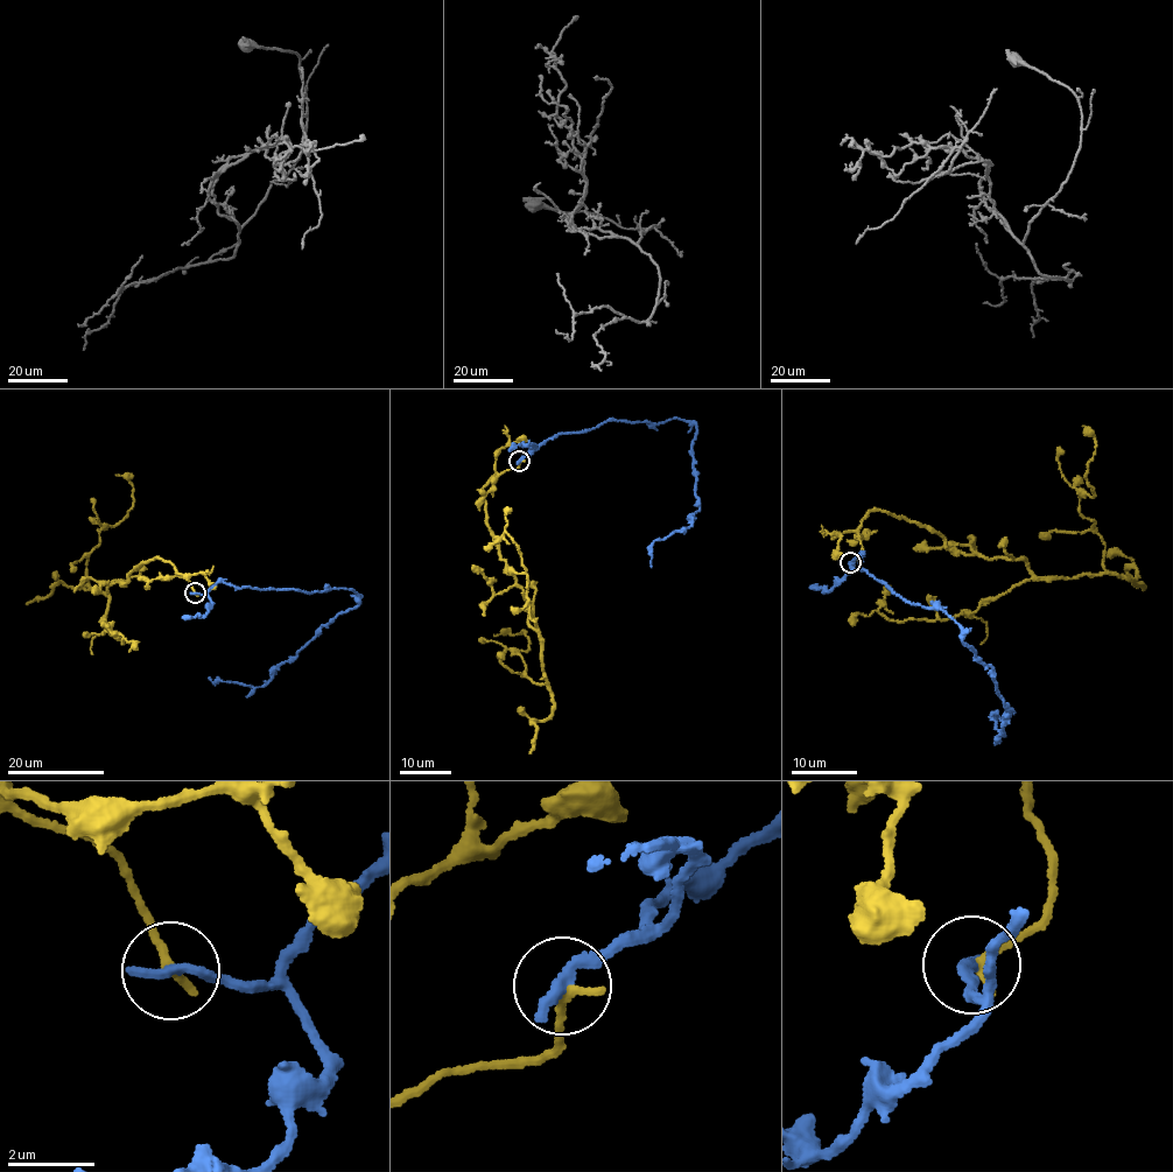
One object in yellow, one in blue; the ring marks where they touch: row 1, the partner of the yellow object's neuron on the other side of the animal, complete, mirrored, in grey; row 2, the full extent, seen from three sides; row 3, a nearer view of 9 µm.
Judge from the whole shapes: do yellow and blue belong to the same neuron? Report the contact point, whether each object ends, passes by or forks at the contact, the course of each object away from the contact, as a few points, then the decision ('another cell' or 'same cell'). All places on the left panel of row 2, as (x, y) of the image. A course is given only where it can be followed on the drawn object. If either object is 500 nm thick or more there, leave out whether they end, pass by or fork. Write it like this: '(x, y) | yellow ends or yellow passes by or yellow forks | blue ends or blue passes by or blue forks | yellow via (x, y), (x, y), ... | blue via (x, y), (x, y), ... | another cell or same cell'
(195, 592) | yellow ends | blue ends | yellow via (195, 592), (154, 558), (109, 594), (88, 587), (99, 532), (133, 505), (131, 483), (116, 475) | blue via (195, 592), (223, 582), (309, 592), (352, 588), (358, 596), (358, 605), (323, 624), (261, 687), (208, 678) | another cell

